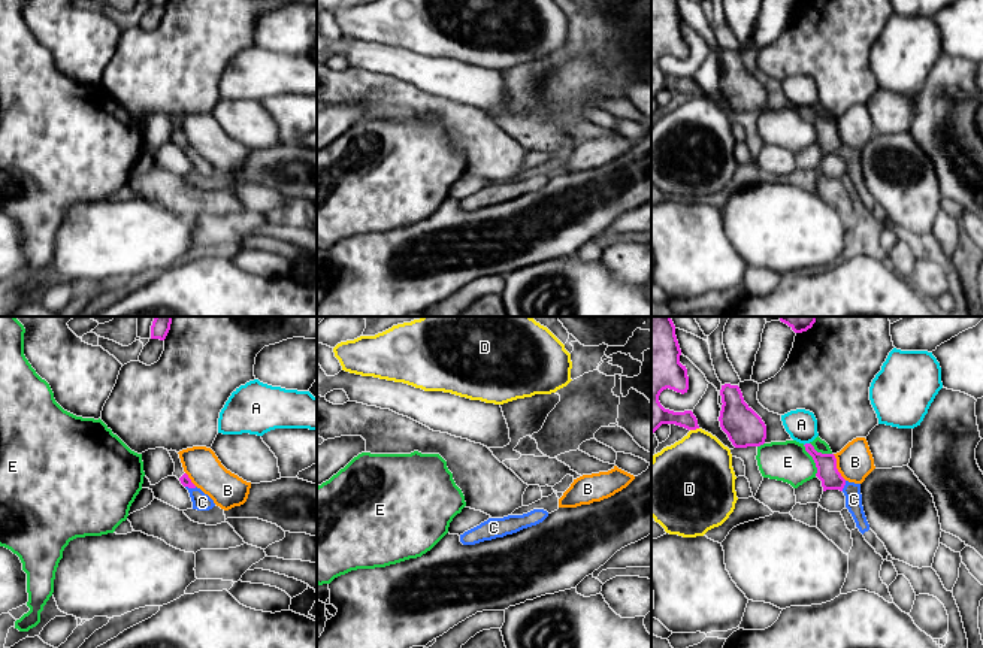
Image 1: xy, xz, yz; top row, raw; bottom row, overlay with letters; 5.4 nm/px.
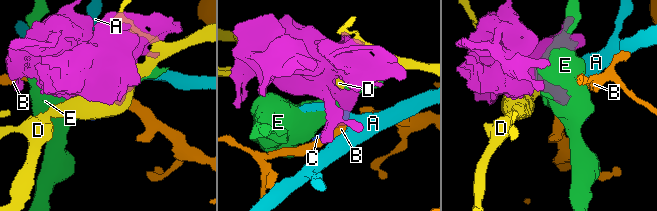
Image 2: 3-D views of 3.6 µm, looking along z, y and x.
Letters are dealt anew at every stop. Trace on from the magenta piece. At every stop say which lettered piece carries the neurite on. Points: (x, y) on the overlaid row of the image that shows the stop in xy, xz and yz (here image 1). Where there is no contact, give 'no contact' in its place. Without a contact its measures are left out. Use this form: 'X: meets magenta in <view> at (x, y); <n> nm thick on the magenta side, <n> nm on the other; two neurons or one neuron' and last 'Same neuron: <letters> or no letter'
A: meets magenta in yz at (805, 444); 110 nm thick on the magenta side, 170 nm on the other; two neurons
B: meets magenta in yz at (835, 468); 110 nm thick on the magenta side, 200 nm on the other; two neurons
C: meets magenta in xy at (191, 487); 60 nm thick on the magenta side, 100 nm on the other; one neuron
D: meets magenta in yz at (693, 429); 150 nm thick on the magenta side, 420 nm on the other; two neurons
E: meets magenta in yz at (813, 459); 110 nm thick on the magenta side, 220 nm on the other; two neurons
Same neuron: C

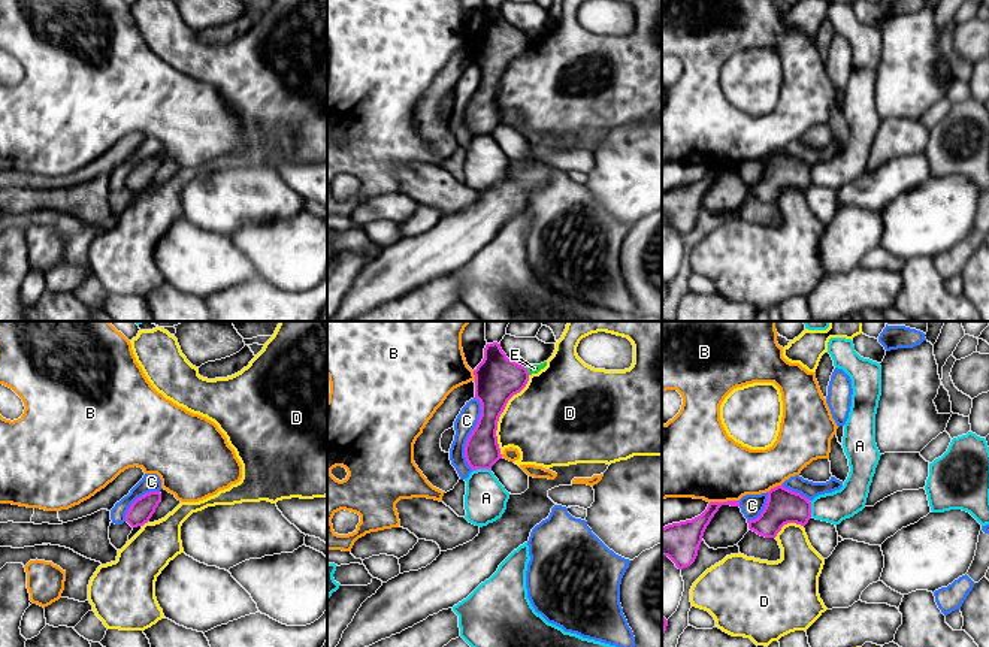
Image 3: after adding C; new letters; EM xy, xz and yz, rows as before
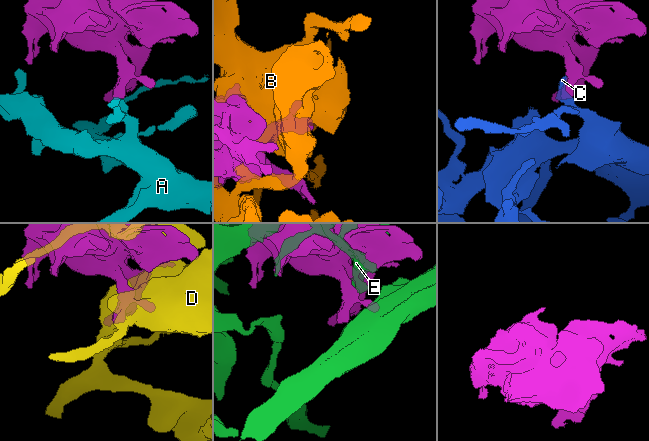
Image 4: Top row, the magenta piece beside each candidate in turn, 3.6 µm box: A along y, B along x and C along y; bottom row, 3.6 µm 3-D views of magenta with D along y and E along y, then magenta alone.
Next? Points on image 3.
A: meets magenta in xz at (481, 468); 190 nm thick on the magenta side, 220 nm on the other; two neurons
B: meets magenta in yz at (723, 502); 150 nm thick on the magenta side, 400 nm on the other; two neurons
C: meets magenta in xz at (471, 434); 190 nm thick on the magenta side, 110 nm on the other; two neurons
D: meets magenta in xz at (501, 413); 240 nm thick on the magenta side, 420 nm on the other; two neurons
E: meets magenta in xz at (526, 371); 240 nm thick on the magenta side, 50 nm on the other; two neurons
Same neuron: no letter

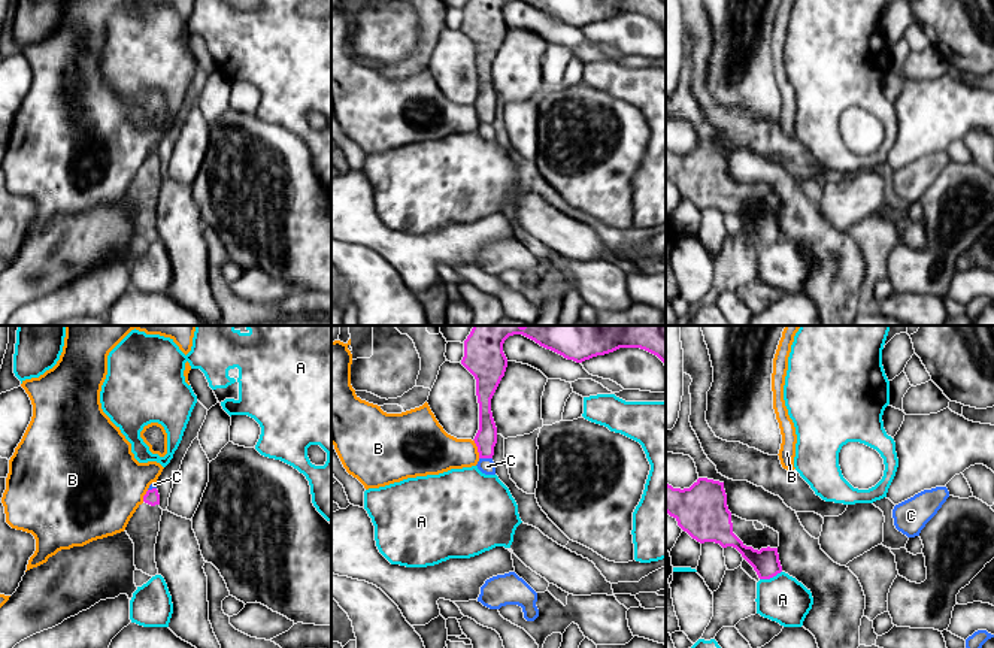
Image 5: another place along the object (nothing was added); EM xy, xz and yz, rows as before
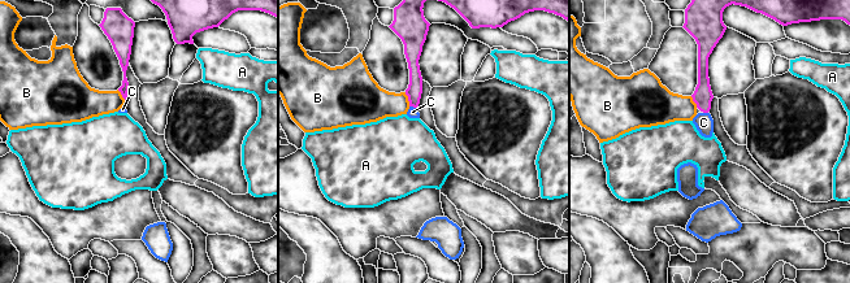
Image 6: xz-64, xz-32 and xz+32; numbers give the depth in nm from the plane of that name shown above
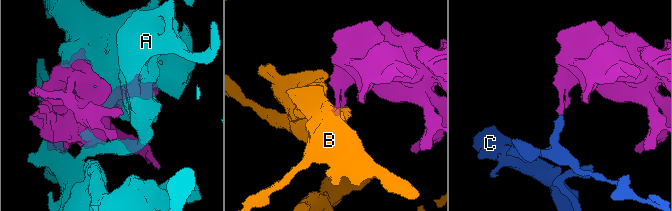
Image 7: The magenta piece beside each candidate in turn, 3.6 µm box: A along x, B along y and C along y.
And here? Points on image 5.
A: meets magenta in yz at (770, 577); 150 nm thick on the magenta side, 260 nm on the other; two neurons
B: meets magenta in xz at (478, 448); 120 nm thick on the magenta side, 260 nm on the other; two neurons
C: meets magenta in xz at (485, 457); 120 nm thick on the magenta side, 90 nm on the other; two neurons
Same neuron: no letter

